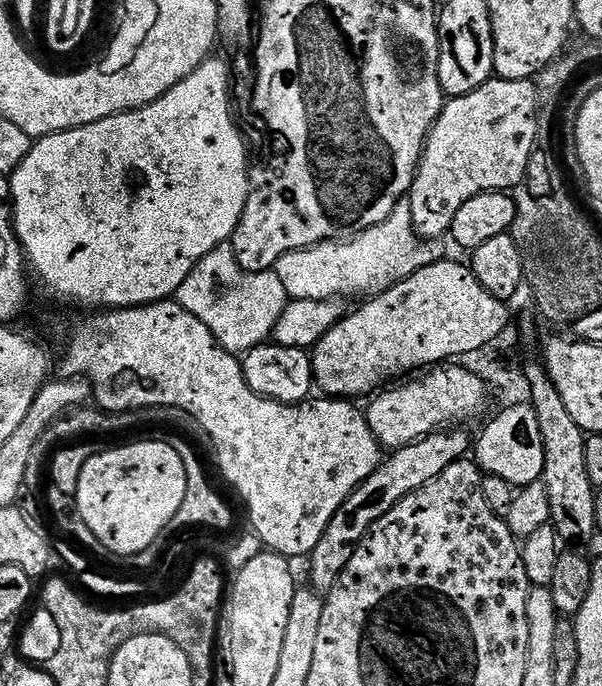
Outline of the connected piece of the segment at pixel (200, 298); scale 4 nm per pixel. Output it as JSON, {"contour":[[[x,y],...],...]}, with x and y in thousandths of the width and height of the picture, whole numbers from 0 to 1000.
{"contour":[[[384,351],[365,354],[349,370],[339,373],[326,386],[324,394],[311,402],[307,411],[302,411],[302,417],[292,424],[291,436],[301,448],[322,458],[332,469],[344,475],[365,506],[387,516],[409,516],[447,497],[455,475],[462,472],[462,465],[468,464],[468,452],[475,452],[482,433],[475,417],[468,417],[468,405],[462,405],[455,394],[425,397],[420,402],[409,404],[400,414],[385,417],[384,408],[394,405],[395,388],[399,389],[385,360]]]}

